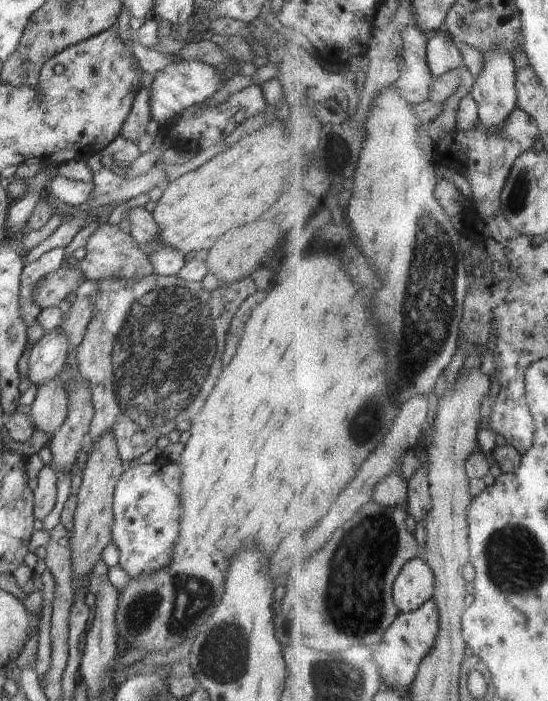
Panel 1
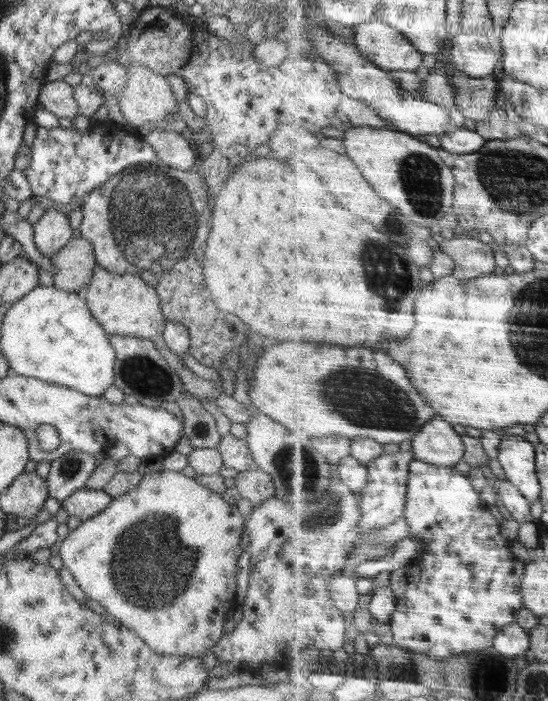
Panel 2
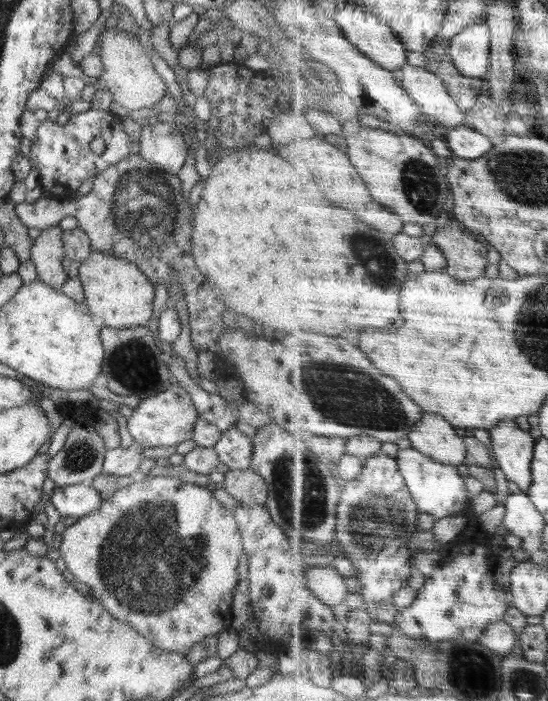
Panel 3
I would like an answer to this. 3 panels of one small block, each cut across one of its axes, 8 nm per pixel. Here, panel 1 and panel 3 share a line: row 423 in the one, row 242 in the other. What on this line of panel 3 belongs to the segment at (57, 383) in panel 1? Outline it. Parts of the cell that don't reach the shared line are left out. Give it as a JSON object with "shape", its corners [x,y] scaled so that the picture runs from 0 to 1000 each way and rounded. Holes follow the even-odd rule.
{"shape":[[[99,321],[75,330],[55,352],[55,369],[64,377],[68,399],[109,414],[124,398],[113,374],[119,369],[113,325]]]}

